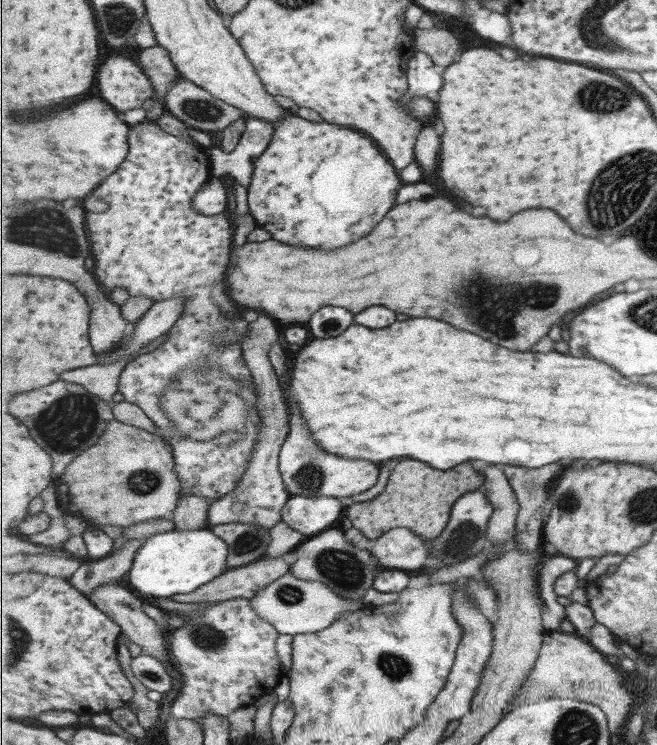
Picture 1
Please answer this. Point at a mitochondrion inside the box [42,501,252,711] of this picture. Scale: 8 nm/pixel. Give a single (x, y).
(208, 637)

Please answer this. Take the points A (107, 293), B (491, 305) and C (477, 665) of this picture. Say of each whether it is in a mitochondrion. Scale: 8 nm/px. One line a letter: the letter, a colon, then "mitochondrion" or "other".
A: other
B: mitochondrion
C: other

